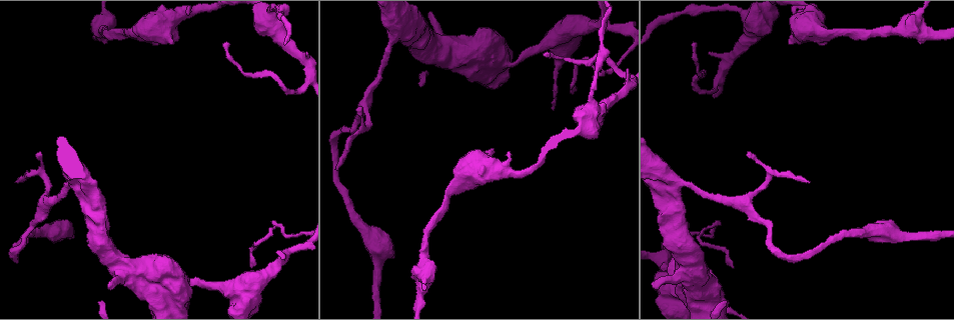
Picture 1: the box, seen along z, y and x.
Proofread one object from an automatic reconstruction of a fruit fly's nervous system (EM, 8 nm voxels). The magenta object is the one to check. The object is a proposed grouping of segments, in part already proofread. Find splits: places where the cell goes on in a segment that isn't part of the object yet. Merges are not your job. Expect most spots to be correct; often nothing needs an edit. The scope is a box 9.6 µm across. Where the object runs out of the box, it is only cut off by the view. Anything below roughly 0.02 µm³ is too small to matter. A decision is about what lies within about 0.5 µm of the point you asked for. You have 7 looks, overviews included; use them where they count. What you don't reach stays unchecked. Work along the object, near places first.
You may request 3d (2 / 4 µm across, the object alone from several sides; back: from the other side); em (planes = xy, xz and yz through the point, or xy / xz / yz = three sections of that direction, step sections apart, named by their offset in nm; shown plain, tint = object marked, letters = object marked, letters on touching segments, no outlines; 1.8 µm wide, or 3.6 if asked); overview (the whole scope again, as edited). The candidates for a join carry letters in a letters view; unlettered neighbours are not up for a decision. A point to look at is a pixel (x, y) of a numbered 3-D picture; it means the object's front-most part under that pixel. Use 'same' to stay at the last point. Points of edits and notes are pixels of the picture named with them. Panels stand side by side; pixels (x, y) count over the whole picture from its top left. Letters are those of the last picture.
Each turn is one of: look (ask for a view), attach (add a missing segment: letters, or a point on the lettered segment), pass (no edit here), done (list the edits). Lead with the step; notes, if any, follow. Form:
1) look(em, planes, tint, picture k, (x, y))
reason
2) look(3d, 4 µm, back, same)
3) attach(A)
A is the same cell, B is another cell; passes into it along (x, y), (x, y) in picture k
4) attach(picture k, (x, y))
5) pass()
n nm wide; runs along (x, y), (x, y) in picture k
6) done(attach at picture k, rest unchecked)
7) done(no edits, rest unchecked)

look(em, xy, step 8, tint, picture 1, (573, 92))
an open end

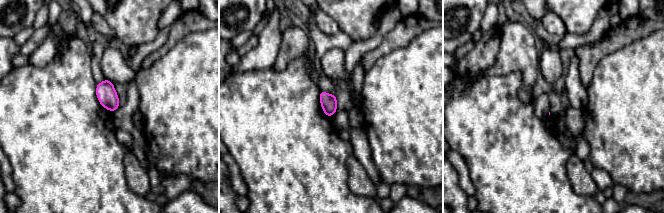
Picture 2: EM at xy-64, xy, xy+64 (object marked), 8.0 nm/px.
look(em, xy, step 8, letters, same)

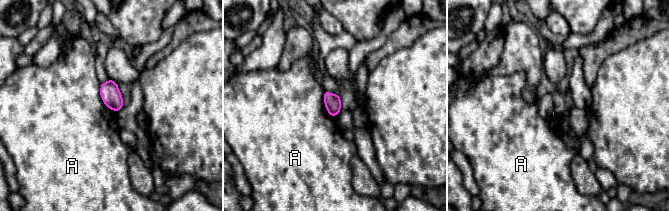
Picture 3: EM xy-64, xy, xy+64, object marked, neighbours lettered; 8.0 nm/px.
pass()
A is another cell; no lettered segment goes on from it

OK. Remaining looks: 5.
look(em, planes, plain, picture 1, (495, 59))
sharp bend

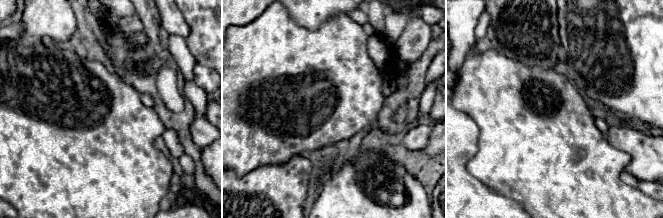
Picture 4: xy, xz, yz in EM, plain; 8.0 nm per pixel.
look(em, planes, letters, same)

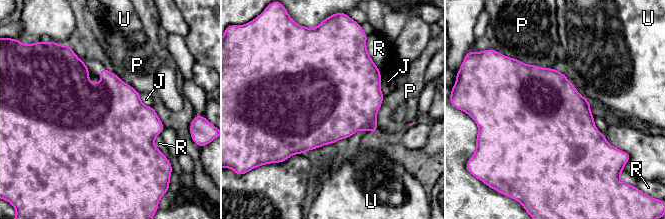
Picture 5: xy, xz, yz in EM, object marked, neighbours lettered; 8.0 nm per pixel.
pass()
J, P, R and U are other cells; border along (563, 73), (590, 102) in picture 5; no lettered segment goes on from it

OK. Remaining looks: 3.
look(3d, 4 µm, picture 1, (808, 183))
tapers out

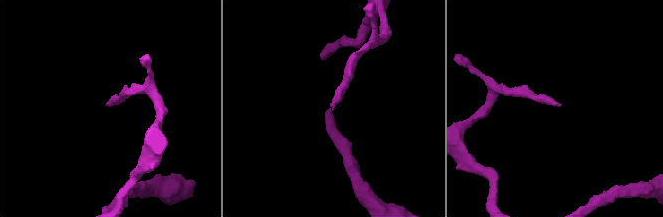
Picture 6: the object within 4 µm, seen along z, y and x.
look(em, planes, tint, picture 6, (558, 106))

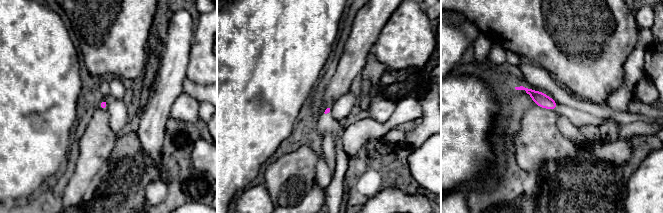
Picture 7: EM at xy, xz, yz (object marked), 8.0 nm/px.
look(em, planes, letters, same)
see the neighbours

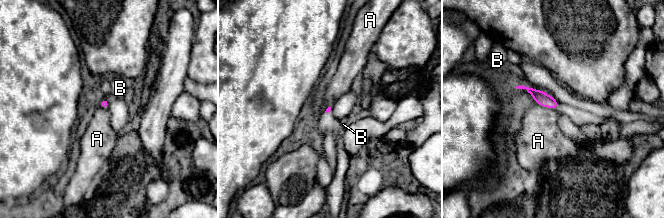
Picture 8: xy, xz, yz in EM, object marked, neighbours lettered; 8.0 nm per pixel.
pass()
A touches over 170 nm; A and B are other cells; border along (536, 103), (555, 109) in picture 8; none of them fits

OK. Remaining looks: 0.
done(no edits, rest unchecked)

